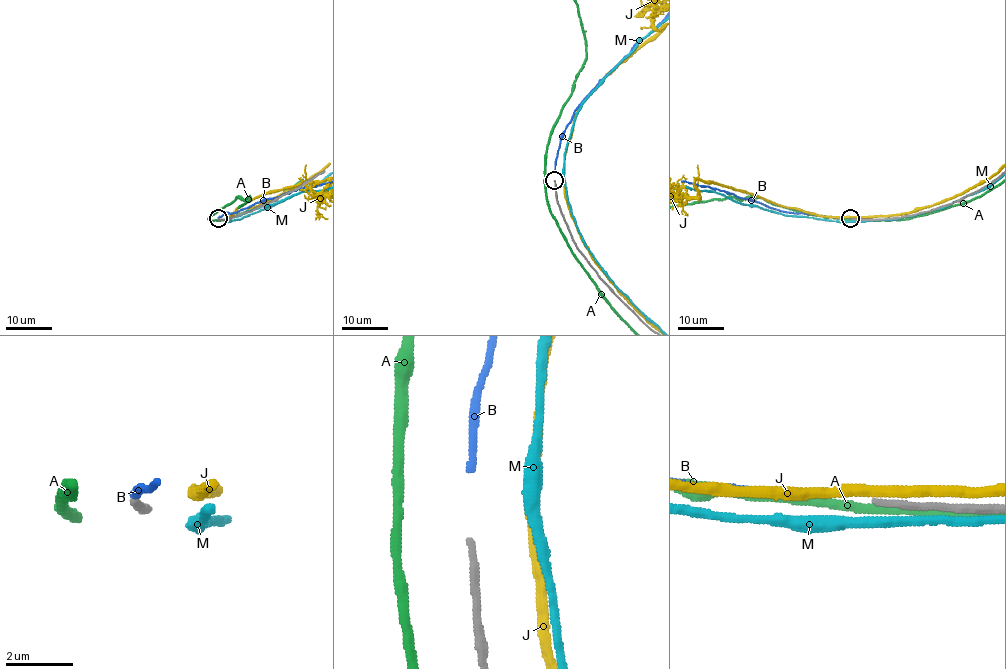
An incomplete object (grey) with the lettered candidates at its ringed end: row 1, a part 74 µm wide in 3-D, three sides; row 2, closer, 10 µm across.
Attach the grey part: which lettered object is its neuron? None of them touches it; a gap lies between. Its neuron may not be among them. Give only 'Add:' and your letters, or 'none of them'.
Add: B

